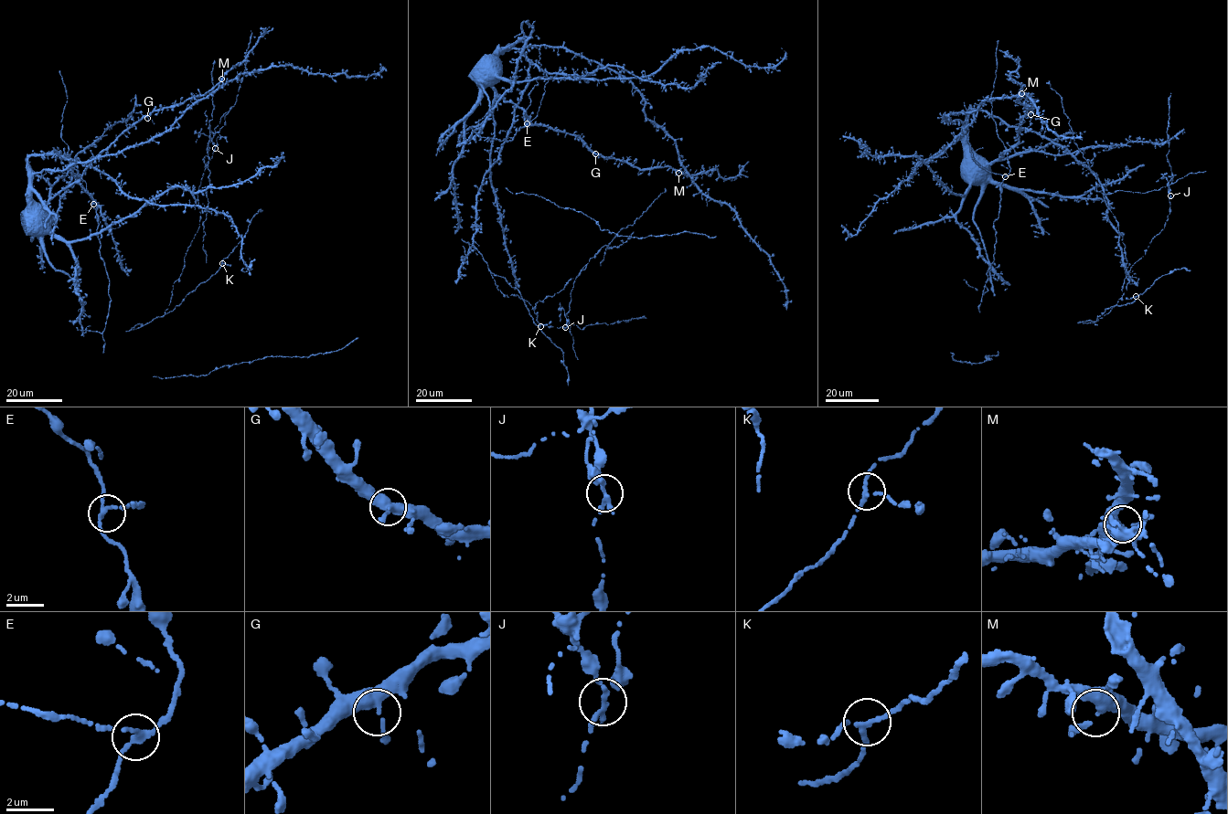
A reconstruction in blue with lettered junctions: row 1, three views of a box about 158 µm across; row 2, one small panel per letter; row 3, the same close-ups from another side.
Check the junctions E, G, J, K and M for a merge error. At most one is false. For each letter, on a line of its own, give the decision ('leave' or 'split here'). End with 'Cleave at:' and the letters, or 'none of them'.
E: leave
G: leave
J: split here
K: leave
M: leave
Cleave at: J

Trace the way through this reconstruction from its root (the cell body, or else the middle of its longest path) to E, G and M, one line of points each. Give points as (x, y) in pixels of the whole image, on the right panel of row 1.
E: (968, 166), (994, 163), (1004, 151), (1007, 153), (1010, 168), (1005, 176)
G: (968, 166), (997, 161), (1018, 142), (1019, 121), (1030, 114)
M: (968, 166), (994, 163), (1018, 142), (1019, 121), (1031, 110), (1019, 102), (1021, 93)

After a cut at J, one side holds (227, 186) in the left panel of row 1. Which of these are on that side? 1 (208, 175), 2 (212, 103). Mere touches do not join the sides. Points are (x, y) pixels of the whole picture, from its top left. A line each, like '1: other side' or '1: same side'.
1: other side
2: other side

